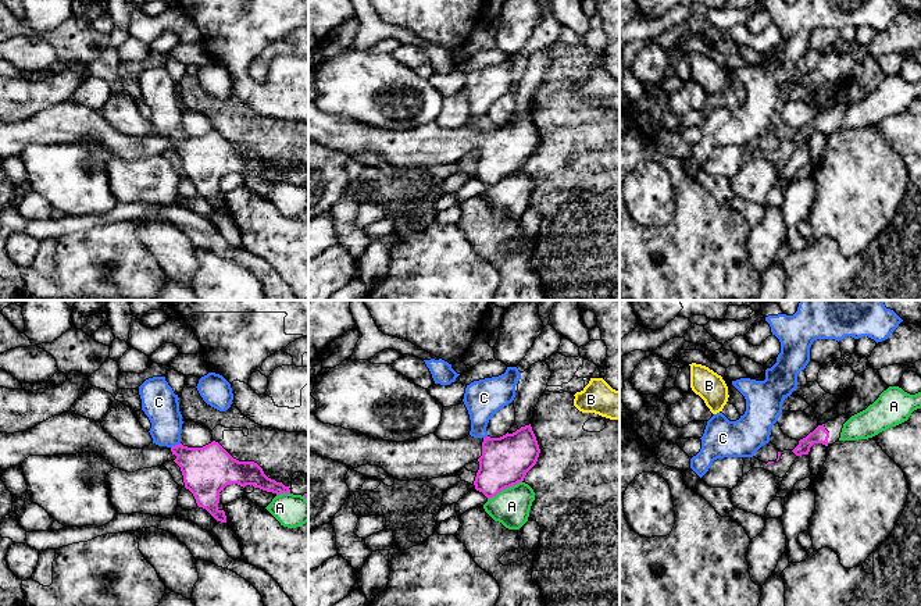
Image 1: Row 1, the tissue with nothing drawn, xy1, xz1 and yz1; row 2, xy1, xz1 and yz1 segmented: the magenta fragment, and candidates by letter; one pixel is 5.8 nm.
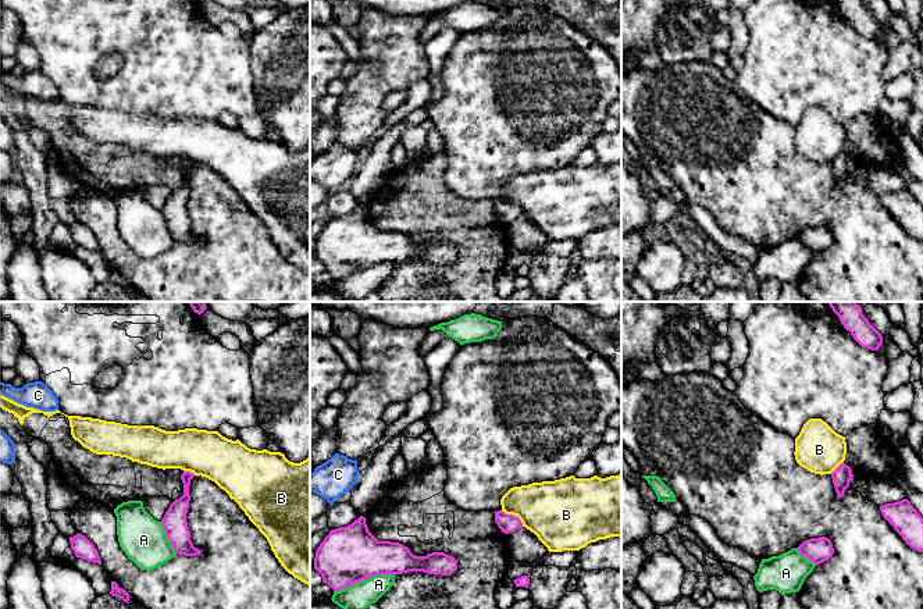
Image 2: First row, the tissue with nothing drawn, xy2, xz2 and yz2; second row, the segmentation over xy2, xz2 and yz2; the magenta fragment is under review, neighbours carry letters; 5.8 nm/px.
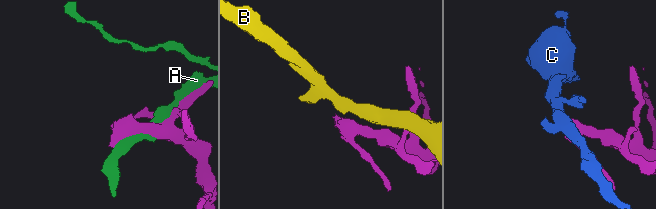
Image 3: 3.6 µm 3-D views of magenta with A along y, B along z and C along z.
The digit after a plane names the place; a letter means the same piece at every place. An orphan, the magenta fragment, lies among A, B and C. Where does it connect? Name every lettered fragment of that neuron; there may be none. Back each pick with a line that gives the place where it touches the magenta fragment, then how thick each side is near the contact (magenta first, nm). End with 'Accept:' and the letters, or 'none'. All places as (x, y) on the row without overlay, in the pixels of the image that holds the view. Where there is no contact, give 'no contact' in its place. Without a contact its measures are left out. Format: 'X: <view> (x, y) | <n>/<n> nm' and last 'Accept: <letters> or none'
Accept: none

